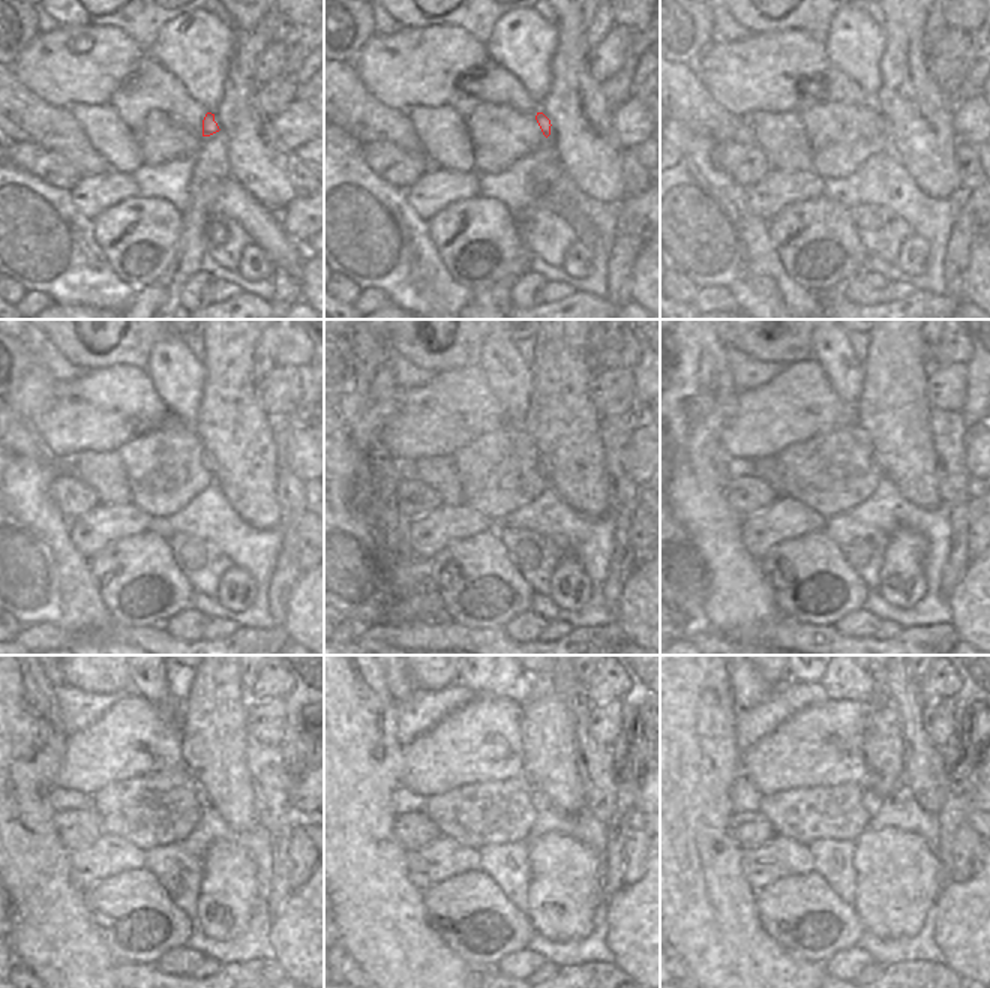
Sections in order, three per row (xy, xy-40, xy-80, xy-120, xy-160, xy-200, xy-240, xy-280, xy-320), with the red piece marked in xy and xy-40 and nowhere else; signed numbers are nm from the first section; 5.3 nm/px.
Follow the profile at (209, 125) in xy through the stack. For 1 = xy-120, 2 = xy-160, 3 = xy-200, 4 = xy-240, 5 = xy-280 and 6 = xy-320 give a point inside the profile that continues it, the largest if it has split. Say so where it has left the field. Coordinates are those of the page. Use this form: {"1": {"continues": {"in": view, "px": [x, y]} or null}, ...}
{"1": {"continues": {"in": "xy-120", "px": [207, 461]}}, "2": {"continues": {"in": "xy-160", "px": [542, 461]}}, "3": {"continues": {"in": "xy-200", "px": [876, 467]}}, "4": {"continues": {"in": "xy-240", "px": [201, 798]}}, "5": {"continues": {"in": "xy-280", "px": [540, 802]}}, "6": {"continues": {"in": "xy-320", "px": [872, 799]}}}

